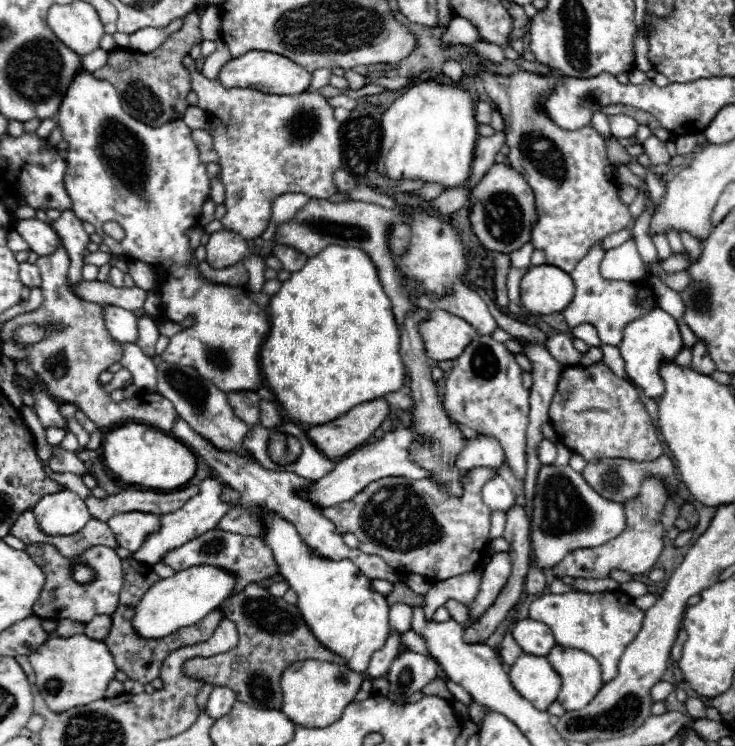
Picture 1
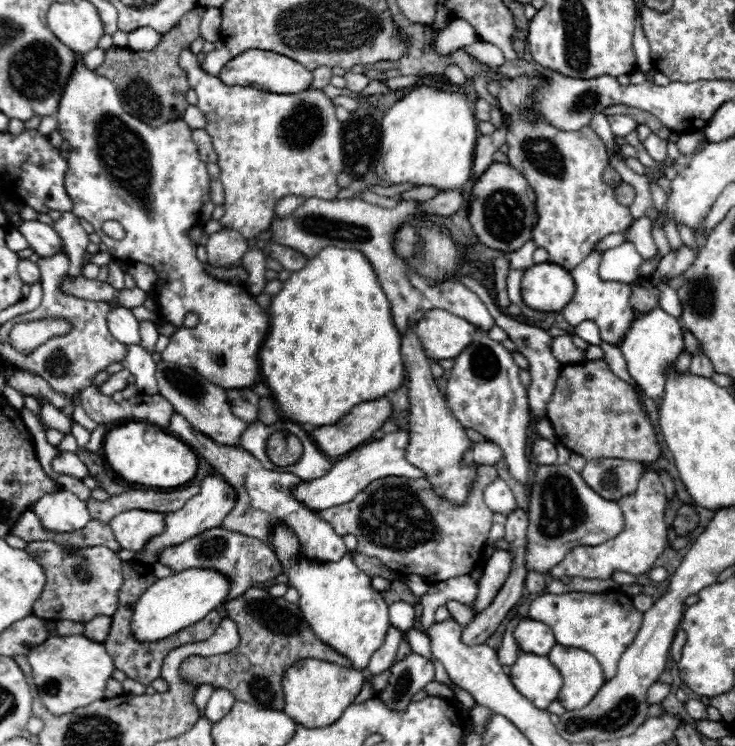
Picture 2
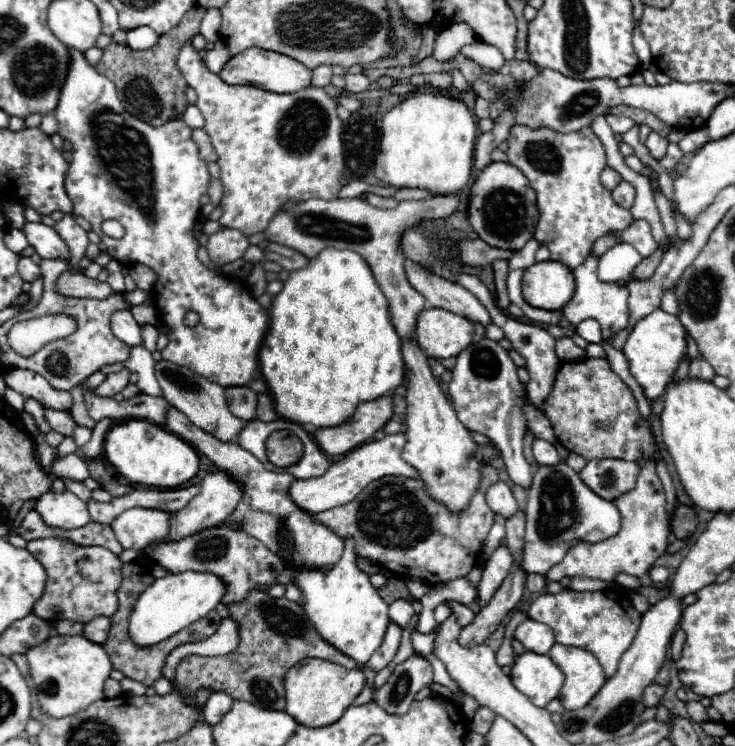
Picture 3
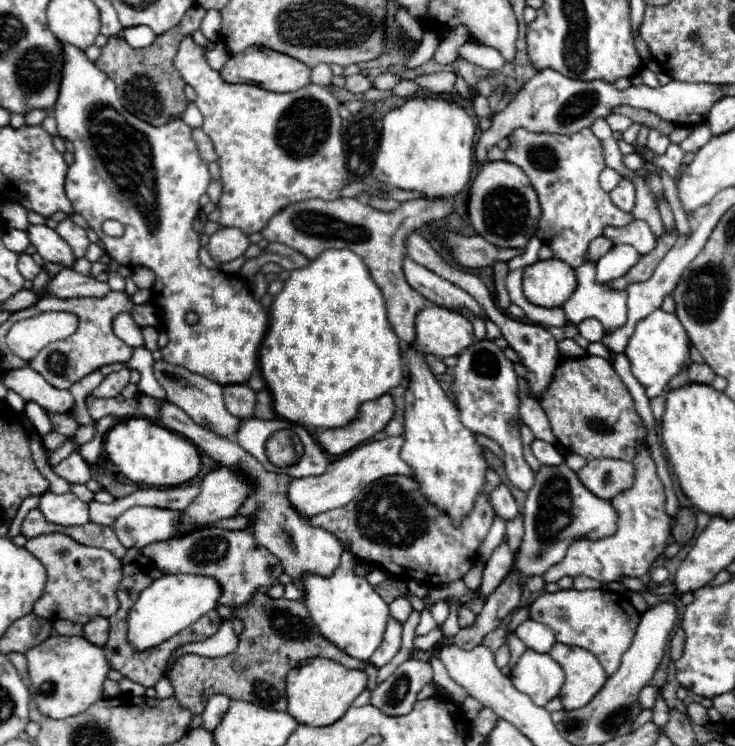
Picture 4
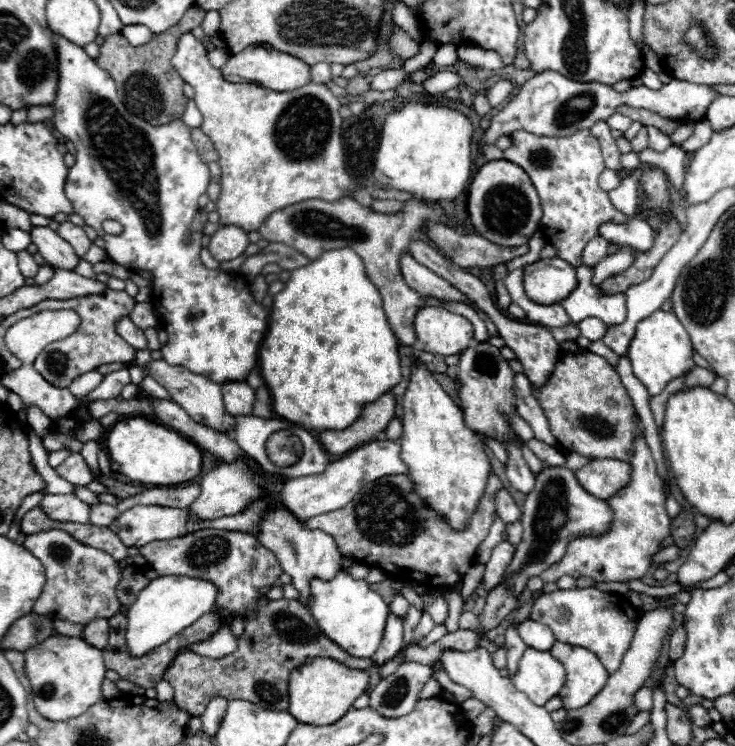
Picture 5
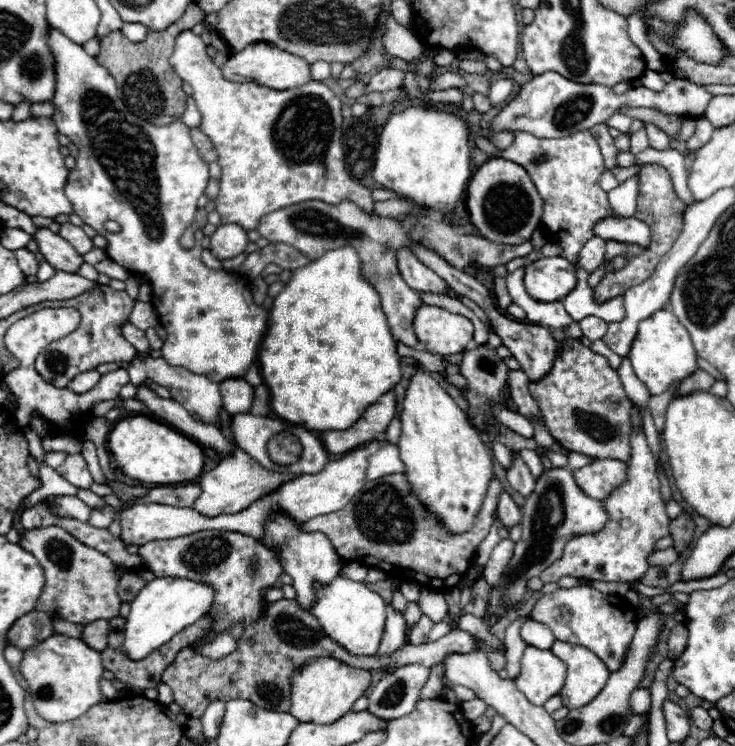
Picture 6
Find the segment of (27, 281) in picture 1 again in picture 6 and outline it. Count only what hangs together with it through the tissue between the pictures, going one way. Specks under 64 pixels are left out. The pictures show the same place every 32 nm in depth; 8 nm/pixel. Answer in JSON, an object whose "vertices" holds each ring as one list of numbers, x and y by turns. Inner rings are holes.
{"vertices":[[22,248,22,250,16,250,14,254,16,254,16,260,18,260,20,270,24,272,24,276,34,276,38,272,38,262,36,262,36,258,34,258,32,252,28,252,26,248]]}

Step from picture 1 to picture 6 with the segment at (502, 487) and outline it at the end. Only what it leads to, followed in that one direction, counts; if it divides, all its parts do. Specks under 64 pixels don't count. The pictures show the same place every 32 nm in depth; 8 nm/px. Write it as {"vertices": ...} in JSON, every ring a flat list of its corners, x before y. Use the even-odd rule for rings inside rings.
{"vertices":[[500,492,498,496,498,508,496,508,496,516,504,526,514,526,520,522,522,512,516,506,516,502,512,500,512,496,508,492]]}

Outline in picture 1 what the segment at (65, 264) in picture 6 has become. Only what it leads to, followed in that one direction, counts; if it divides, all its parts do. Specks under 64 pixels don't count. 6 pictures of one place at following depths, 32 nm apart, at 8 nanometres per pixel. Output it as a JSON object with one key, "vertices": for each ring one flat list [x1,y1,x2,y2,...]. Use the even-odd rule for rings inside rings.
{"vertices":[[22,218,14,224,14,230,28,242,30,250,38,256,52,254,58,246,58,236,52,226,38,218]]}

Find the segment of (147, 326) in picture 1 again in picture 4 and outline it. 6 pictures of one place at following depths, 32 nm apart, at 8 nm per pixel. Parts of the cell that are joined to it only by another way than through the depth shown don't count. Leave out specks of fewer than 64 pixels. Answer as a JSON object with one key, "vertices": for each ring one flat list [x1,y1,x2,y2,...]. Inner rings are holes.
{"vertices":[[146,326,146,328,142,328,142,334,144,334,144,338,146,338,146,348,148,348,150,352,158,350,158,330,152,328,152,326]]}

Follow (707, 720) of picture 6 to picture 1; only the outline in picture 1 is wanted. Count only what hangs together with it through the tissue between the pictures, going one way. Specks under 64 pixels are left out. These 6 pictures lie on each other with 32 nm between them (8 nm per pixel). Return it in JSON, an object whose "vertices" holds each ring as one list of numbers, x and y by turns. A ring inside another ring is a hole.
{"vertices":[[688,698,686,700,686,712,692,716,692,718,706,718,706,706,702,700,698,698]]}

